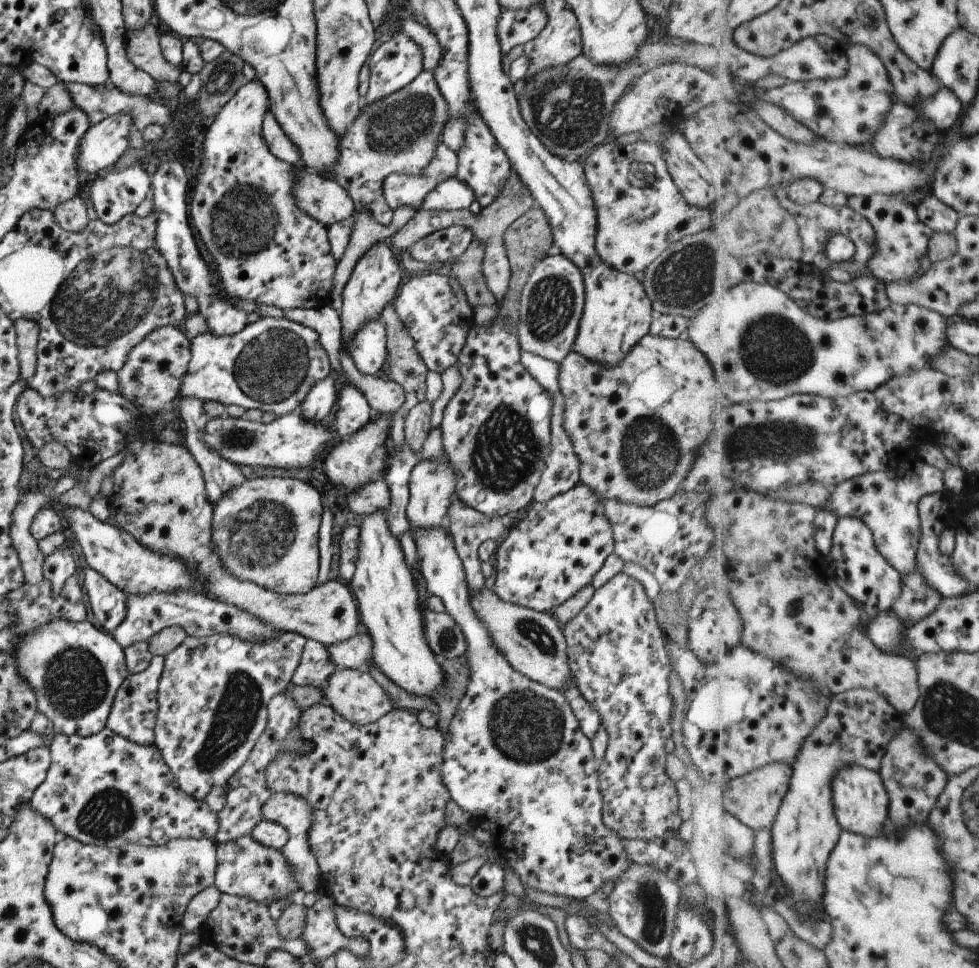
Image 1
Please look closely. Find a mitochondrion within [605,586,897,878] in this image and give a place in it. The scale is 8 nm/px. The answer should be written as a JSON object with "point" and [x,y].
{"point":[698,677]}

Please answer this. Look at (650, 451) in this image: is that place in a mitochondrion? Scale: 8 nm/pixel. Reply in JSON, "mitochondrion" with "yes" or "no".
{"mitochondrion":"yes"}

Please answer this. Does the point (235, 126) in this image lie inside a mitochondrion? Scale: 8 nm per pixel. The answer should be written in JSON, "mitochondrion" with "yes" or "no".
{"mitochondrion":"no"}

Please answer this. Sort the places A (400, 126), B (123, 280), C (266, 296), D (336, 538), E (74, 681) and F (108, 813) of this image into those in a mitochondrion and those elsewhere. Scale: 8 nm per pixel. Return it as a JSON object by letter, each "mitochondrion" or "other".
{"A":"mitochondrion","B":"mitochondrion","C":"other","D":"other","E":"mitochondrion","F":"mitochondrion"}

